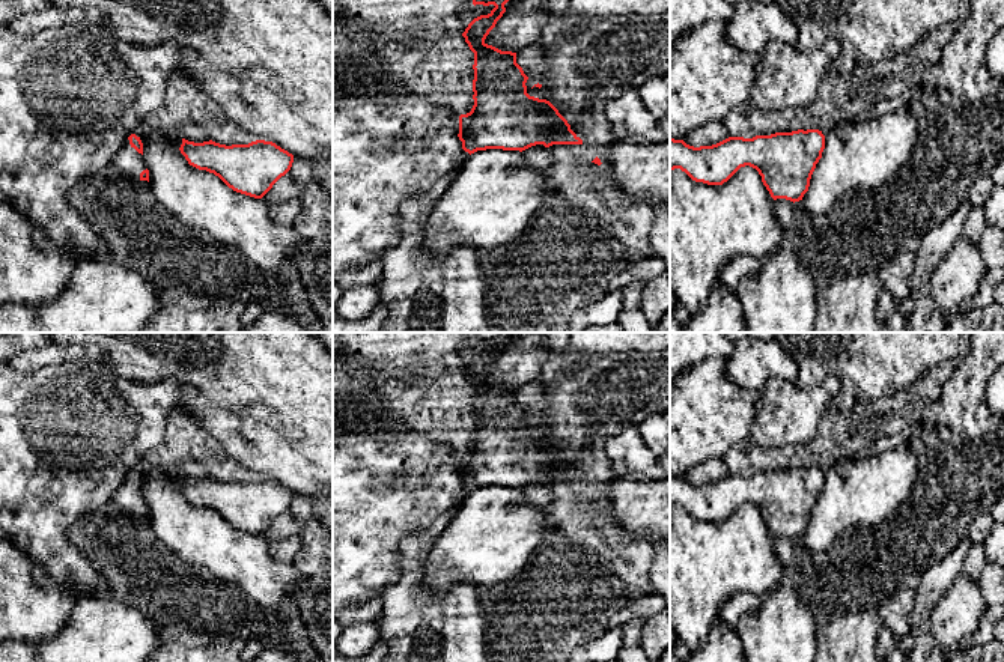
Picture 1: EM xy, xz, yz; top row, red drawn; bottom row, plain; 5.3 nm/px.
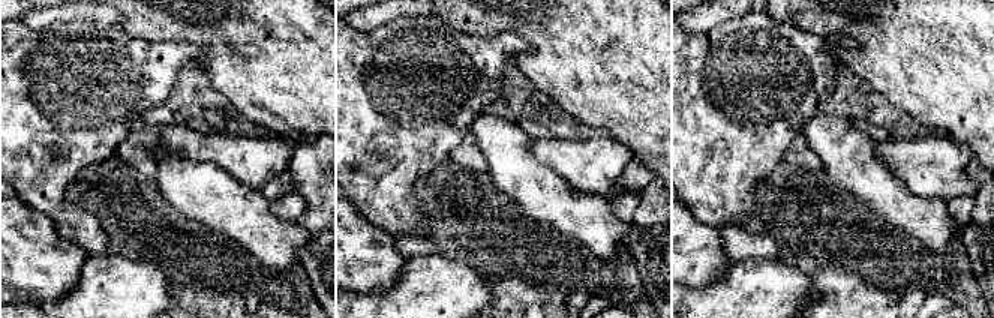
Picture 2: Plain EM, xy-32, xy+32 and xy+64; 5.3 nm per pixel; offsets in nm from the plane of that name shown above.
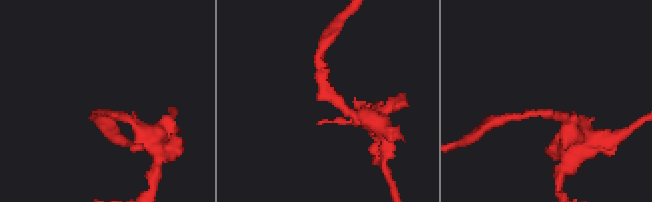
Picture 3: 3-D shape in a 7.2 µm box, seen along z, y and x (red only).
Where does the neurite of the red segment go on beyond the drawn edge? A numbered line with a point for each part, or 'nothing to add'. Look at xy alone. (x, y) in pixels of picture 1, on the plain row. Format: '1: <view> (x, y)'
1: xy (131, 500)

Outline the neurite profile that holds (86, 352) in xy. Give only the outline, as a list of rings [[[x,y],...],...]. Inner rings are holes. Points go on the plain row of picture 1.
[[[50,342],[44,348],[15,355],[9,364],[21,373],[32,375],[54,364],[75,361],[89,361],[96,366],[107,366],[107,355],[102,349],[92,345]]]

